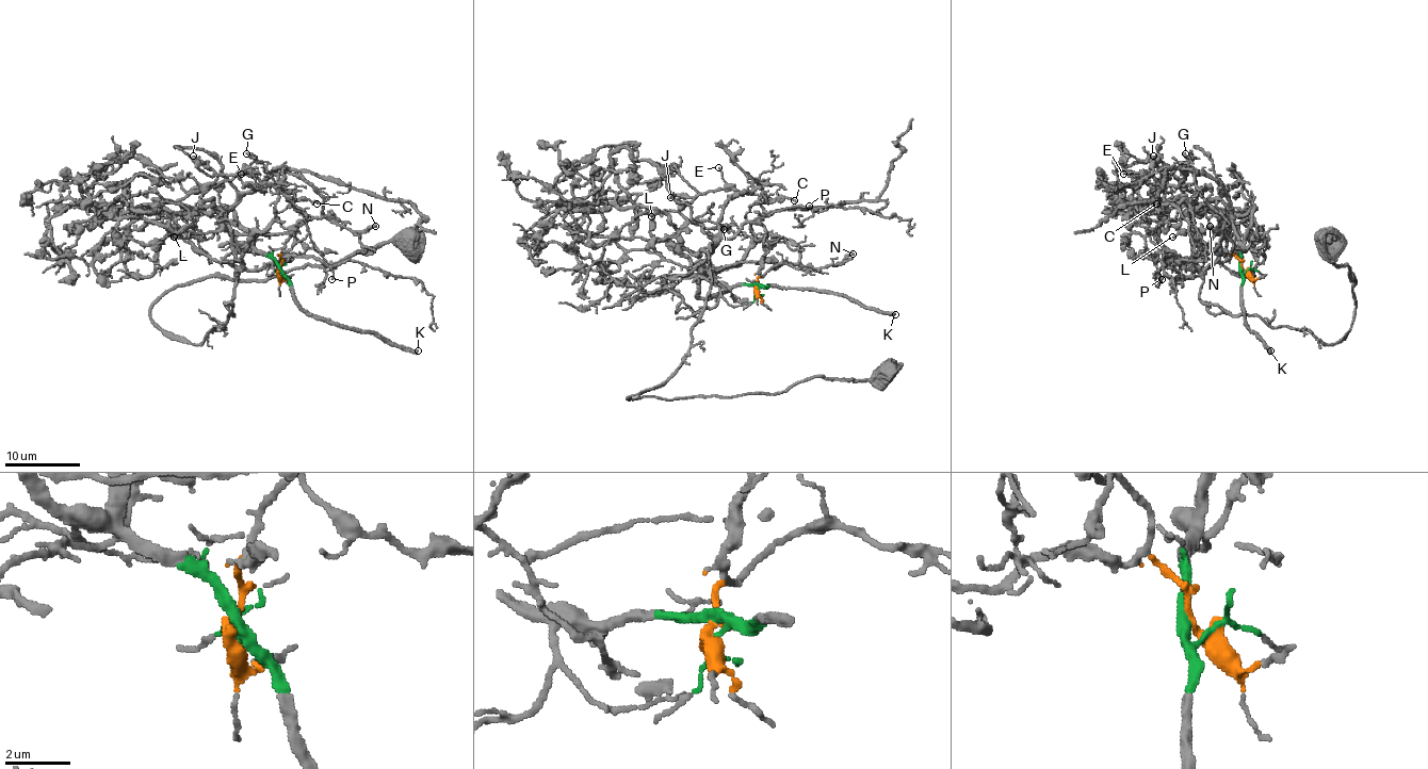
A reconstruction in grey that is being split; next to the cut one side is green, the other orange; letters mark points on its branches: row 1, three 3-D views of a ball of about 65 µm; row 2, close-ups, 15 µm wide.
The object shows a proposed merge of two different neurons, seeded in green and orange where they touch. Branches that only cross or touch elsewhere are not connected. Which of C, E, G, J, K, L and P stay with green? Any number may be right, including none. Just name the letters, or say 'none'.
G, K

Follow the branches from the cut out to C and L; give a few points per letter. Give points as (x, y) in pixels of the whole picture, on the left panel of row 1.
C: (279, 268), (296, 224), (281, 233), (204, 233), (140, 207), (177, 202), (221, 175), (255, 175), (318, 202)
L: (279, 268), (284, 242), (296, 224), (281, 233), (253, 234), (228, 229), (191, 233), (179, 227), (174, 236)

